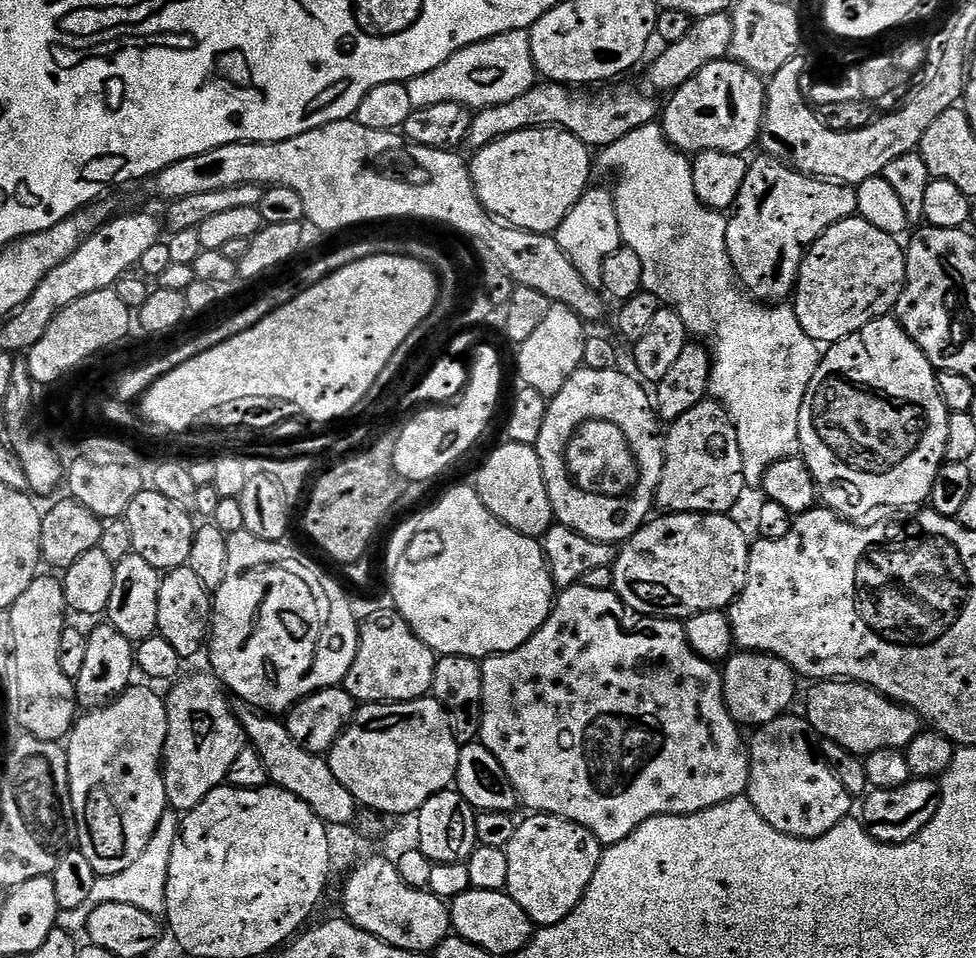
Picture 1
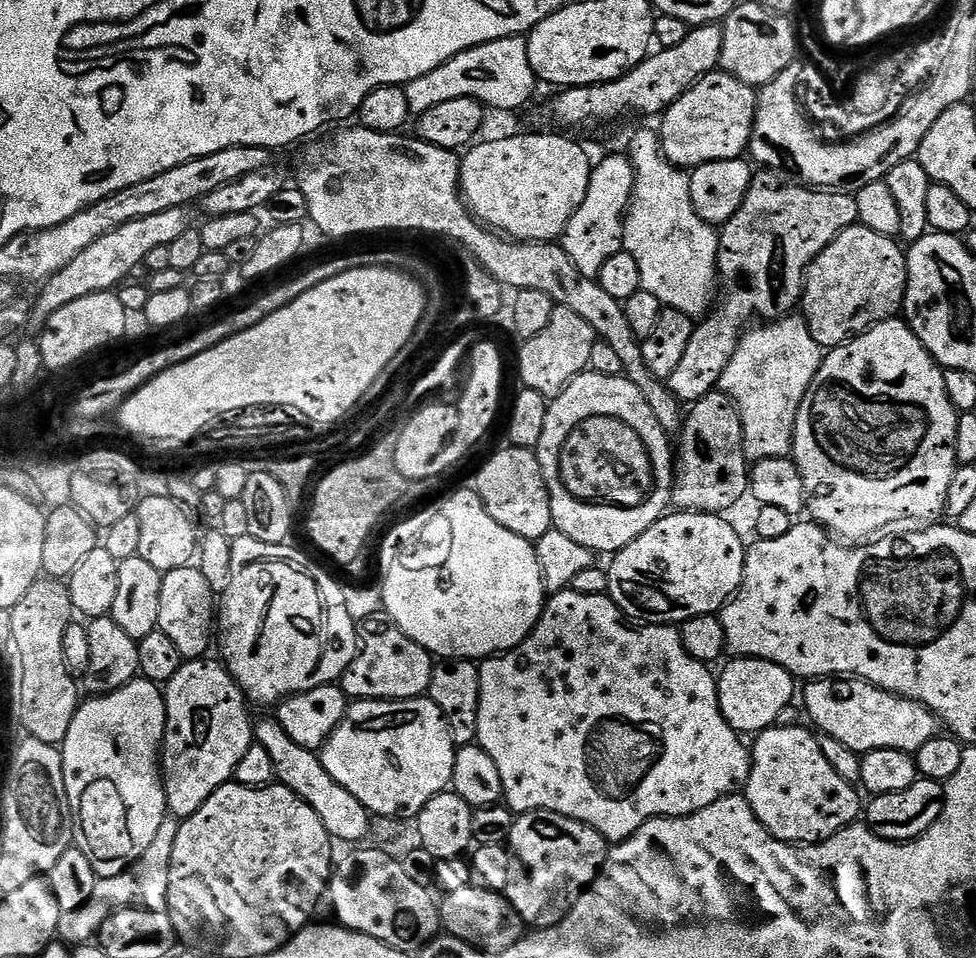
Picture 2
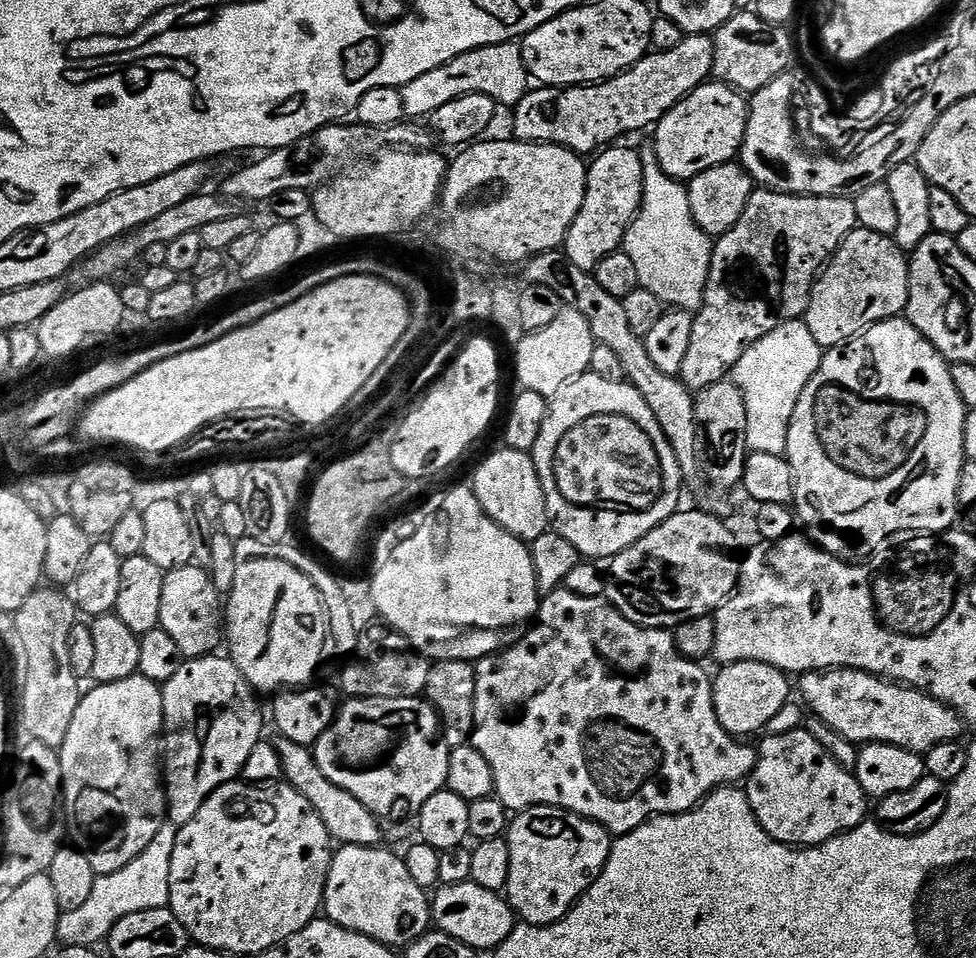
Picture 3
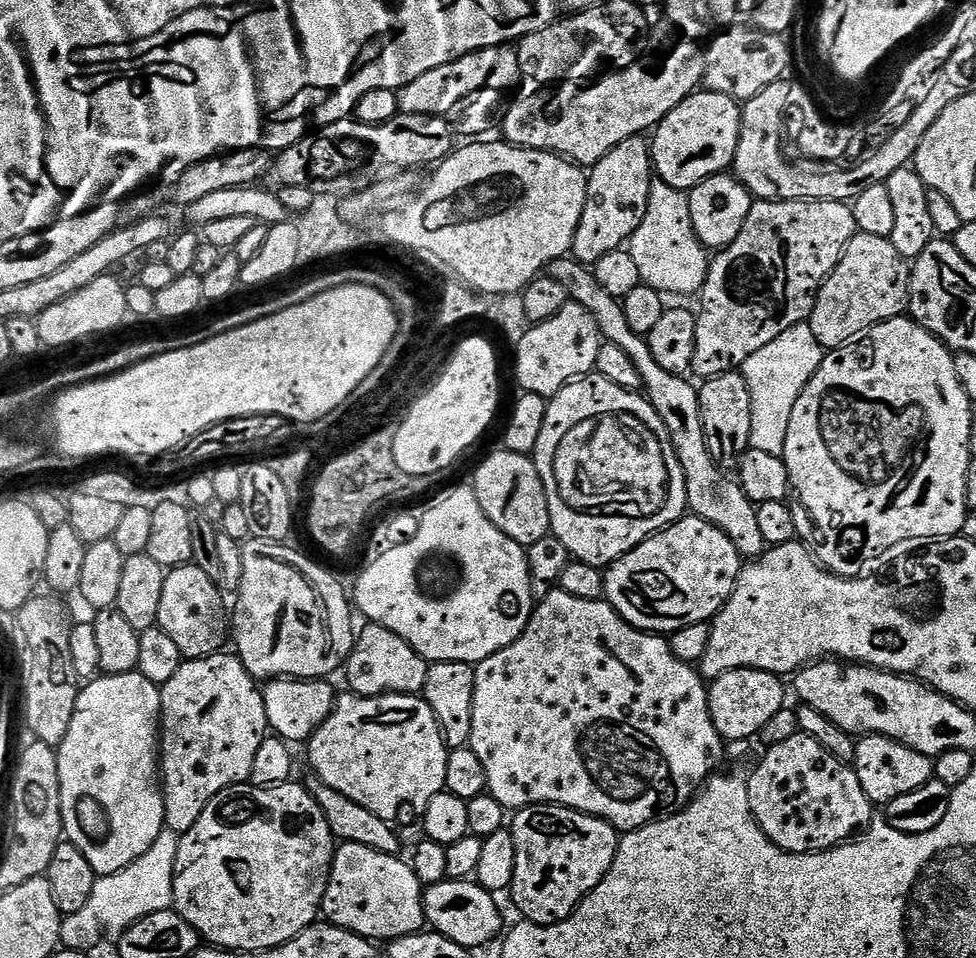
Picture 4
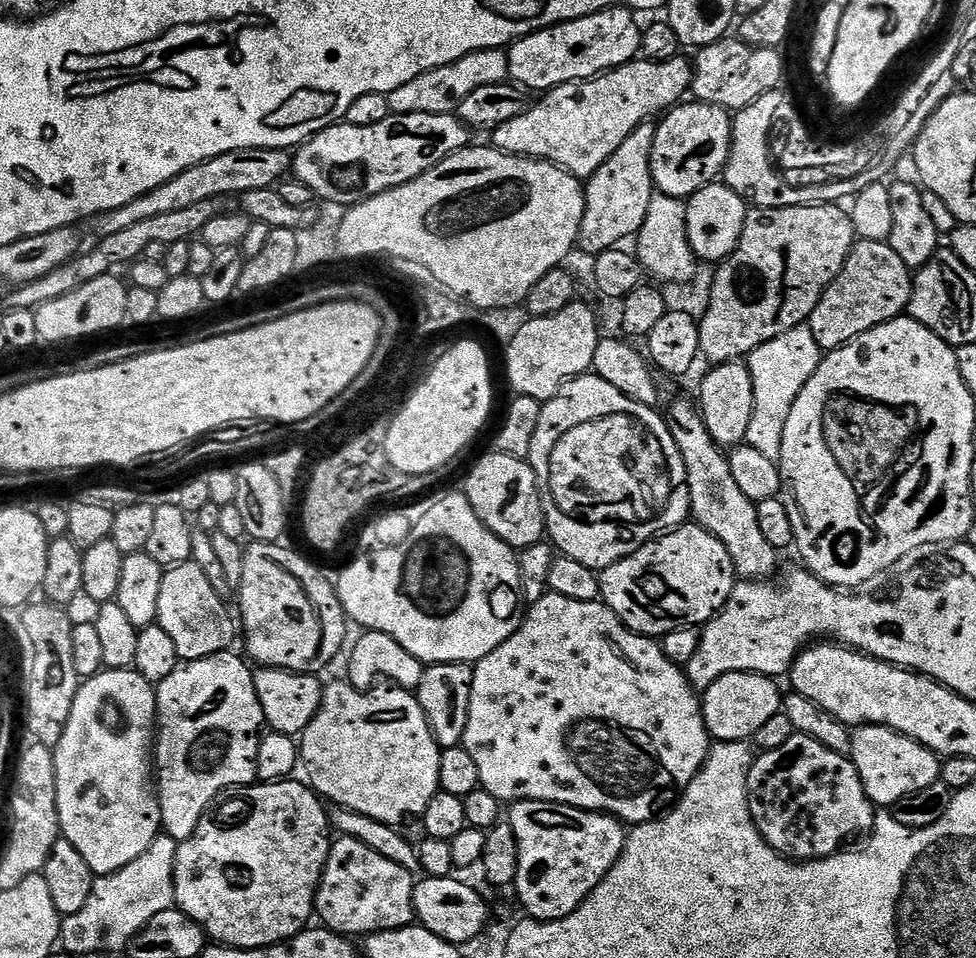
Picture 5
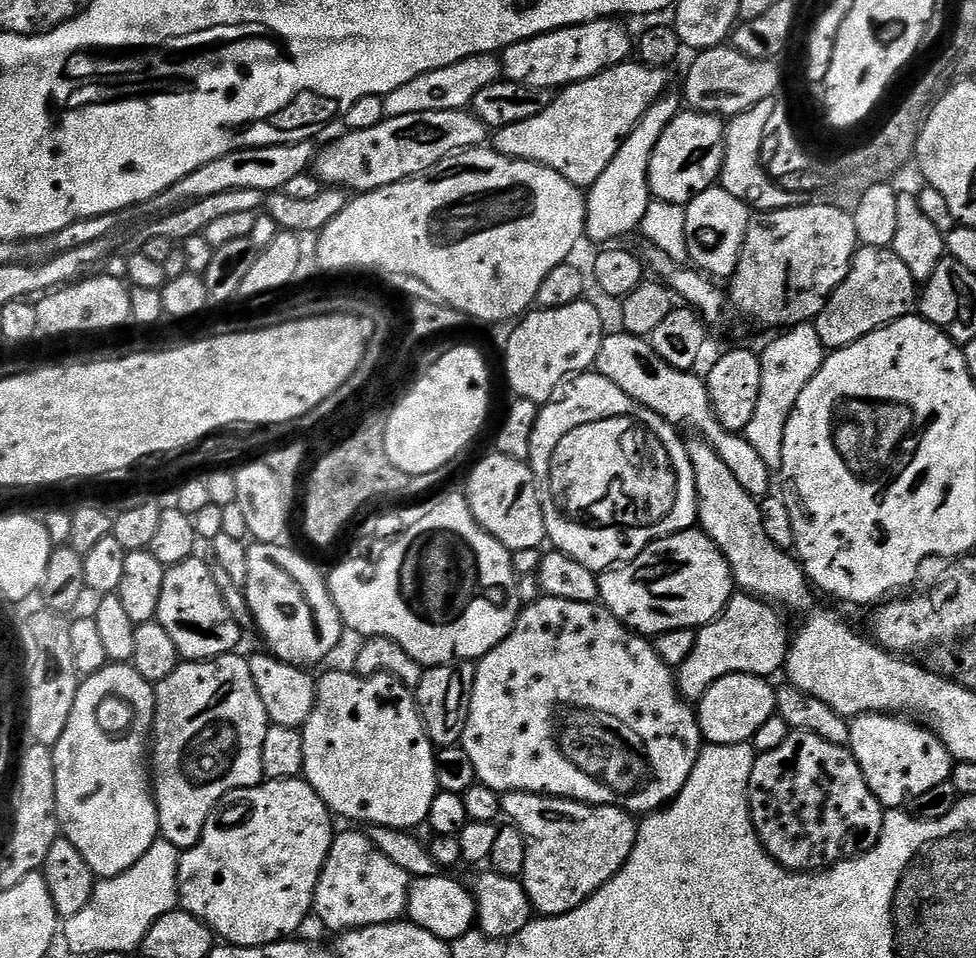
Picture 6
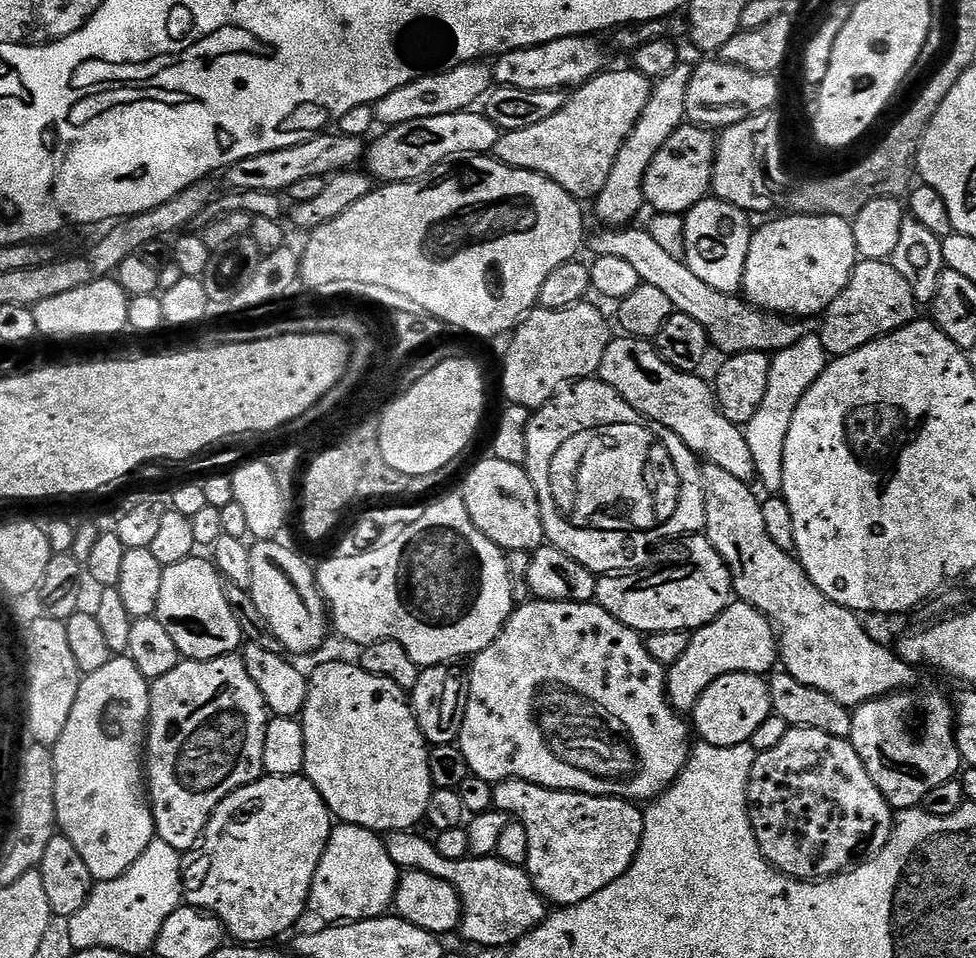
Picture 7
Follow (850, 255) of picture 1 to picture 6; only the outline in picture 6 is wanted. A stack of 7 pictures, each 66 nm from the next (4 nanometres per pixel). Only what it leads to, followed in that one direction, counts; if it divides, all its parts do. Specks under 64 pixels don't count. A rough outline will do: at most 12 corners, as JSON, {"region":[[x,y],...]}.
{"region":[[857,247],[816,315],[825,349],[845,348],[918,304],[891,248]]}

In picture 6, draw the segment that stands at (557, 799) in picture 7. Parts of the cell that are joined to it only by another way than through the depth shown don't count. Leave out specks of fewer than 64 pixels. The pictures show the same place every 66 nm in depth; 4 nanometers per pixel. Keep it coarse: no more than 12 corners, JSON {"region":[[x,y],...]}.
{"region":[[505,792],[541,917],[593,896],[638,824],[608,804]]}

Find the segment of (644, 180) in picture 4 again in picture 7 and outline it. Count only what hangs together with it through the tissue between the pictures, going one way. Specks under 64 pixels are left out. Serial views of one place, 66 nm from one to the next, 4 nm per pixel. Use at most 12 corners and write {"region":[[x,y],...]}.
{"region":[[691,63],[653,83],[606,186],[594,197],[608,223],[645,207],[646,170],[685,123]]}

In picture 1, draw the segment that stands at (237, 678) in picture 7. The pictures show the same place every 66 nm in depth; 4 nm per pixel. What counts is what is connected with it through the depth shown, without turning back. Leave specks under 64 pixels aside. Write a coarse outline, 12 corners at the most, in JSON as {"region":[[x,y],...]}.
{"region":[[208,670],[166,692],[169,809],[197,808],[246,747]]}

